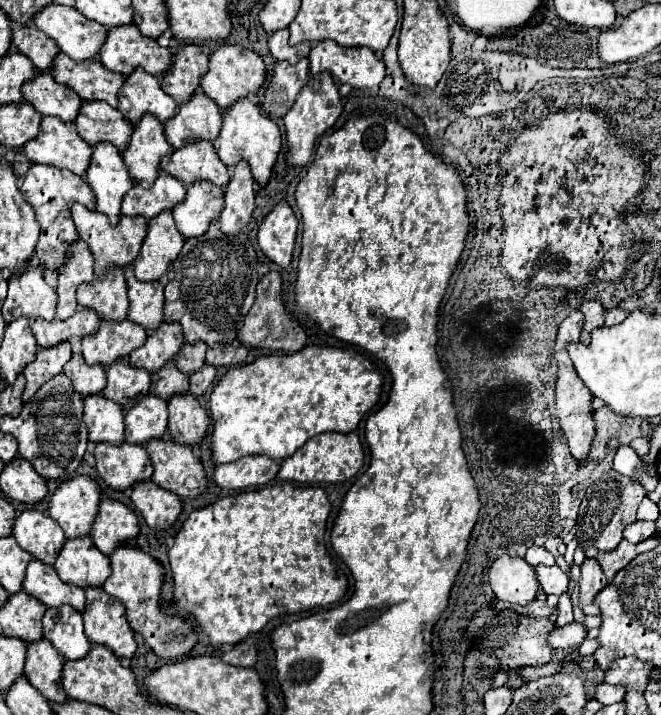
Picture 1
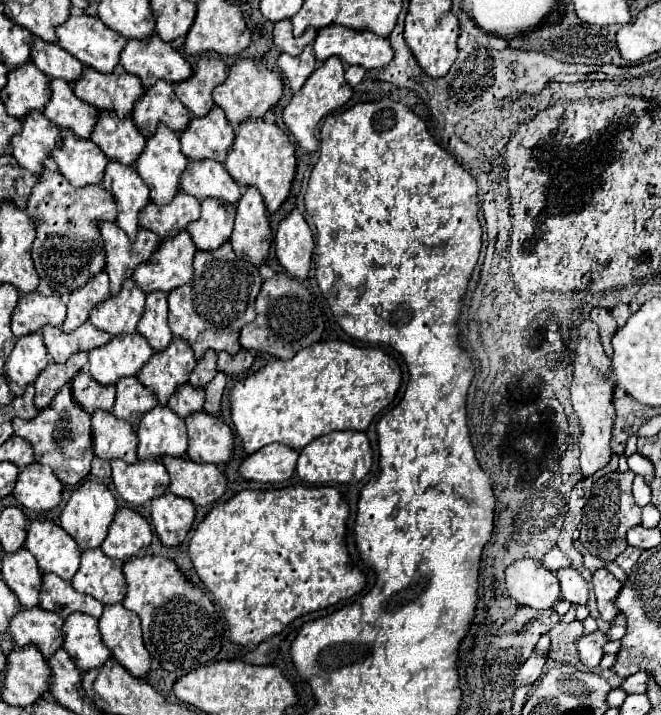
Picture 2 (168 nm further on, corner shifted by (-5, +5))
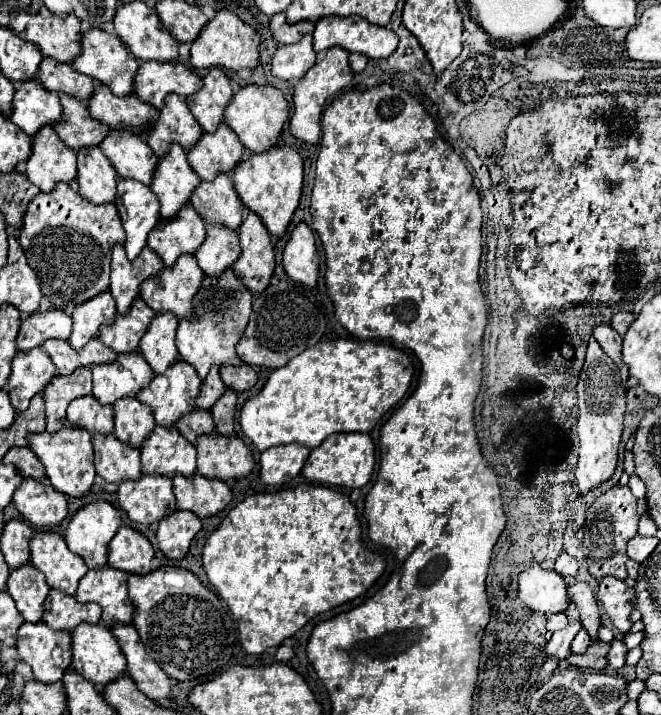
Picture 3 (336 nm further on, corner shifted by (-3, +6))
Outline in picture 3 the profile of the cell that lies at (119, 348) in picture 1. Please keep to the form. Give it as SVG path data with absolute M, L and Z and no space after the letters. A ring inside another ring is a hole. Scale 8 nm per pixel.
M141 353L119 355L115 363L93 367L93 397L103 405L113 405L117 399L135 397L151 379L153 371Z

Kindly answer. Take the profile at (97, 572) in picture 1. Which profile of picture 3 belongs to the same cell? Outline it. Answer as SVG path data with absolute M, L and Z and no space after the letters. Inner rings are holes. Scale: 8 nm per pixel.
M109 565L101 569L91 569L79 583L75 599L79 603L97 603L103 613L101 621L107 629L113 629L117 623L133 621L133 605L127 595L127 573L117 571Z

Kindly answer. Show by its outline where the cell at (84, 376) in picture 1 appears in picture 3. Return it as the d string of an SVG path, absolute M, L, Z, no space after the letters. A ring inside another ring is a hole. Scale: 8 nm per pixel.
M91 395L71 401L67 409L67 421L73 427L89 433L113 433L113 407L101 405Z

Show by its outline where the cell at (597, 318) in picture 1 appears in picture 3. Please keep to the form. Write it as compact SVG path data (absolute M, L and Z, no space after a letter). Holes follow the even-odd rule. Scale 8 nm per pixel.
M599 325L593 331L593 337L597 339L597 343L601 345L601 349L619 365L621 369L621 377L623 381L627 381L627 365L621 361L621 335L611 327L611 325Z

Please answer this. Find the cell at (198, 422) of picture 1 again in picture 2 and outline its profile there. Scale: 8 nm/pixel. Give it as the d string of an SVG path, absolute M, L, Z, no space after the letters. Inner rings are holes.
M207 412L191 414L185 418L189 432L189 448L187 456L195 462L211 462L221 464L231 458L233 452L233 434L227 424L223 424L217 416Z

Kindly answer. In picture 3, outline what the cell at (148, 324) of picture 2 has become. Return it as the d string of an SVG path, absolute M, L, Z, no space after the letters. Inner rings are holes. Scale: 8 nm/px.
M157 313L155 321L149 325L147 333L141 339L141 355L149 363L155 375L161 375L169 365L179 359L177 345L175 345L175 331L177 331L177 317L173 313Z

